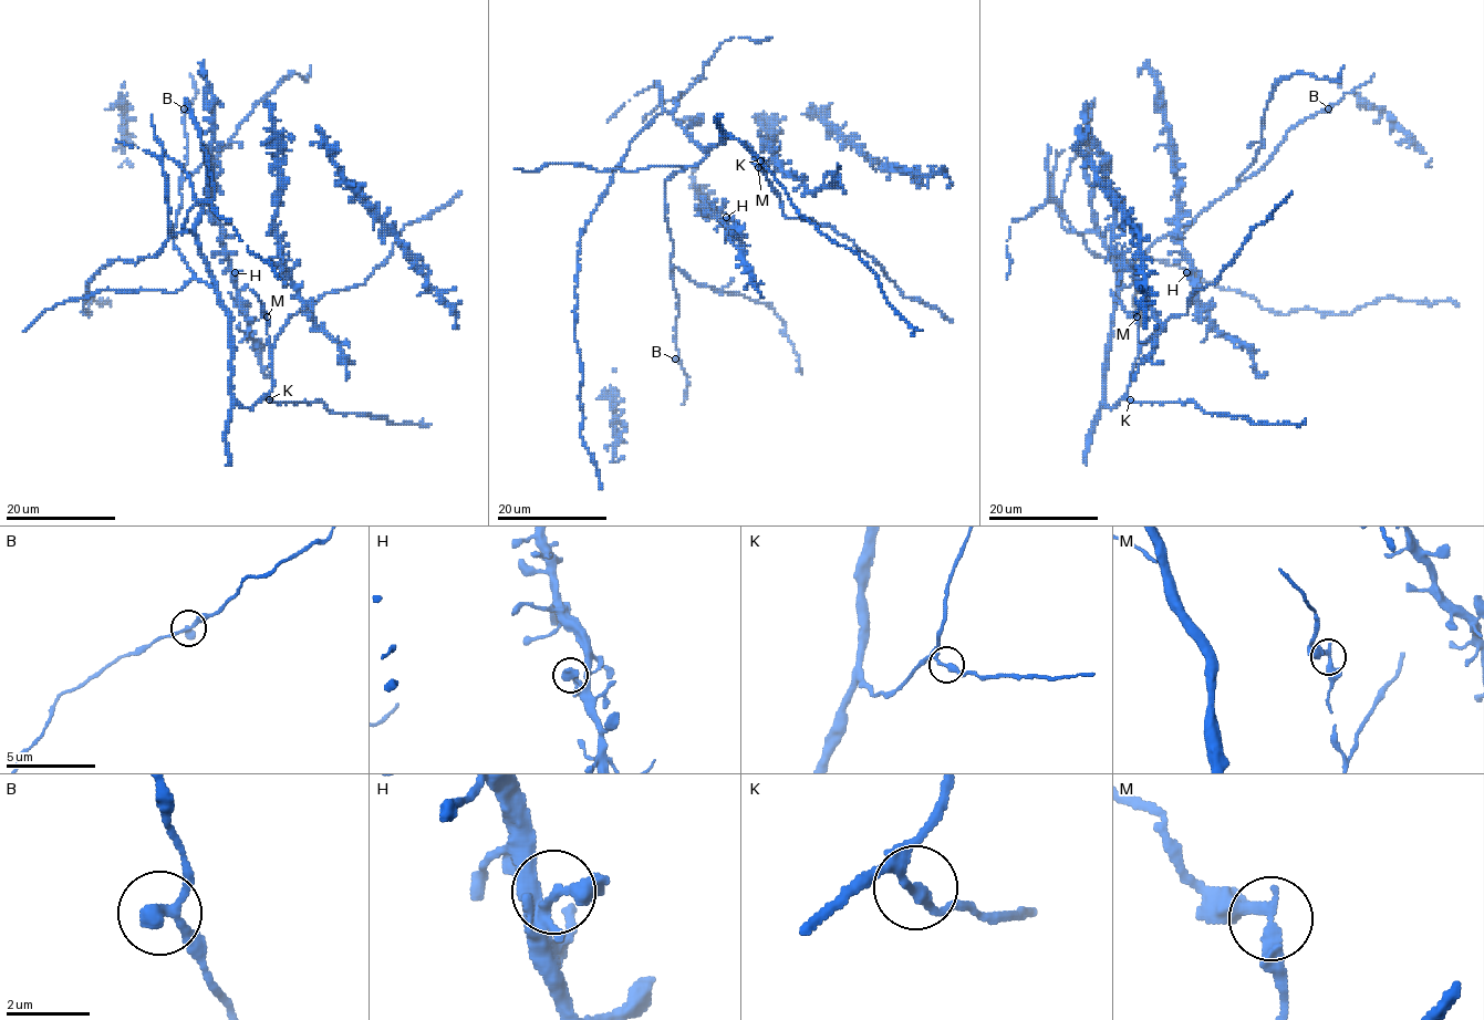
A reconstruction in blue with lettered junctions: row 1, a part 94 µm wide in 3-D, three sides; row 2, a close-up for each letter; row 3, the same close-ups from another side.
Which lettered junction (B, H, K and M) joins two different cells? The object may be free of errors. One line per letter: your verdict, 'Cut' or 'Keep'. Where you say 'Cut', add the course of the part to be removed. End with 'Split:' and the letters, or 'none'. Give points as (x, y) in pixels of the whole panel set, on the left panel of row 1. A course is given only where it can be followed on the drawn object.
B: Keep
H: Keep
K: Keep
M: Cut. Course of the part to remove: (266, 316), (260, 300), (251, 291)
Split: M

